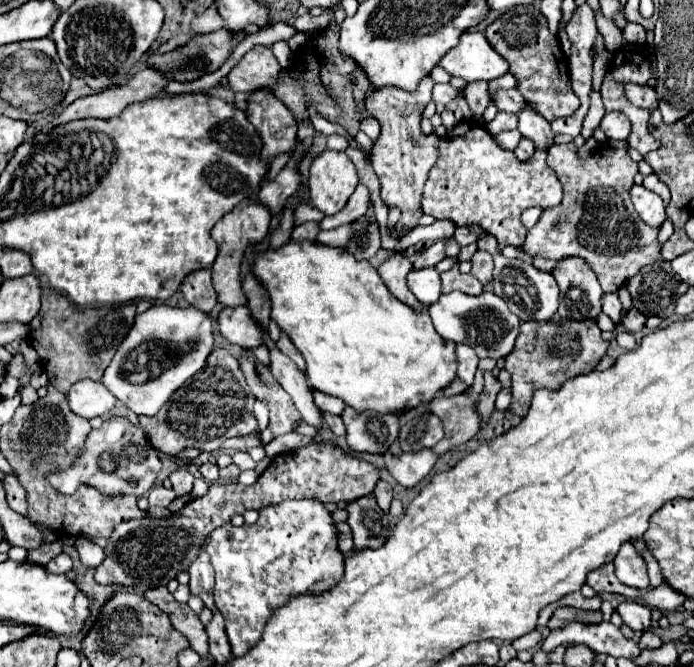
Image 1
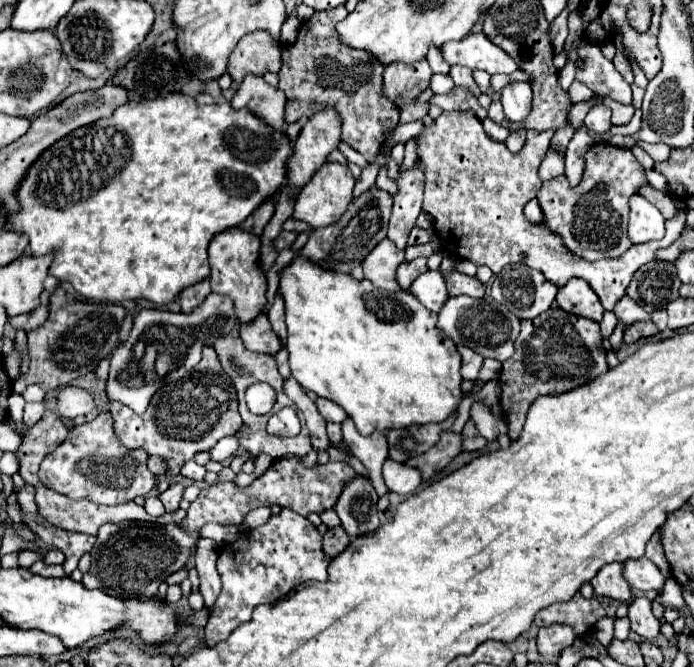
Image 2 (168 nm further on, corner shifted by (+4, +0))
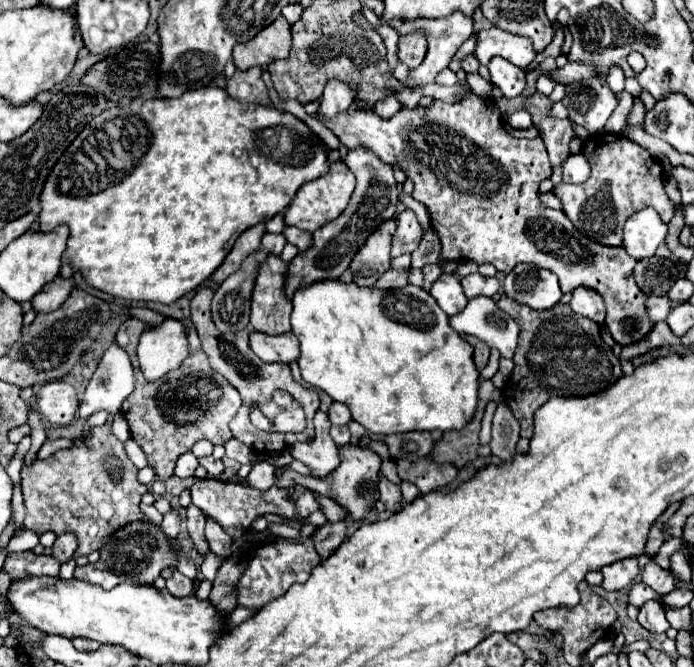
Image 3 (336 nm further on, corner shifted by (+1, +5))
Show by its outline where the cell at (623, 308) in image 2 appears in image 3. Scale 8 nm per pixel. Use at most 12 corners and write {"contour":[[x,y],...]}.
{"contour":[[647,298],[645,308],[651,320],[665,320],[671,312],[669,298]]}

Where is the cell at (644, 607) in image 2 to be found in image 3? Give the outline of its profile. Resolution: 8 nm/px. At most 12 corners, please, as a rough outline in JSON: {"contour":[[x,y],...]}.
{"contour":[[649,600],[639,610],[639,624],[653,634],[671,626],[659,600]]}

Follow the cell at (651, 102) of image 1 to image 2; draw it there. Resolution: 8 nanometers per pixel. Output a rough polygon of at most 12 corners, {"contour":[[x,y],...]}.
{"contour":[[596,45],[578,47],[576,81],[632,103],[631,86]]}

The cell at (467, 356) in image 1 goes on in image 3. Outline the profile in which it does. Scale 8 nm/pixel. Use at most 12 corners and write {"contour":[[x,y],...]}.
{"contour":[[469,336],[471,346],[475,348],[473,360],[475,368],[481,370],[489,360],[489,346],[479,338]]}

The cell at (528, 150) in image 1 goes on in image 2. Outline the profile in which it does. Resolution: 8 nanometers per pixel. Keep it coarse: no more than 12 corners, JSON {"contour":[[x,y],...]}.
{"contour":[[526,129],[510,133],[508,149],[520,151],[524,145]]}

